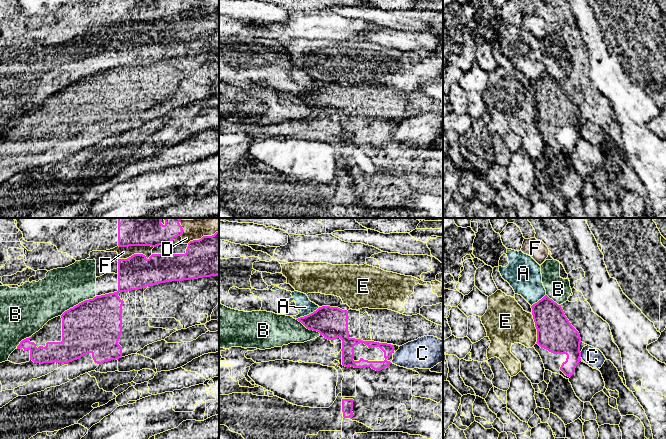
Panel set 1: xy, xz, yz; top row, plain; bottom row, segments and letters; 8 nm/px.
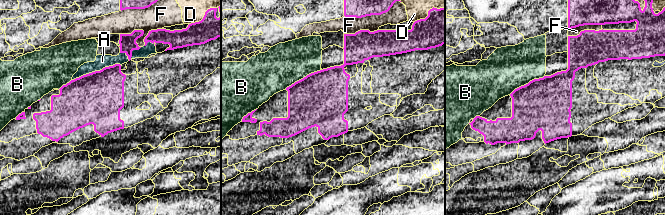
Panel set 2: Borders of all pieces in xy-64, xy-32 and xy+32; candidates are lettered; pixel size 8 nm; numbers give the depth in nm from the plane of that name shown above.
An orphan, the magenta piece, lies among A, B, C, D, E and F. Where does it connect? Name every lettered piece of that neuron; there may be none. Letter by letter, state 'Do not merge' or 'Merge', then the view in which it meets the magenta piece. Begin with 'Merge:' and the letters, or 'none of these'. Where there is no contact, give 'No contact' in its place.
Merge: B
A: Do not merge. Touches magenta in xz
B: Merge. Touches magenta in xy
C: Do not merge. Touches magenta in yz
D: Do not merge. Touches magenta in xy
E: Do not merge. Touches magenta in yz
F: Do not merge. Touches magenta in xy

